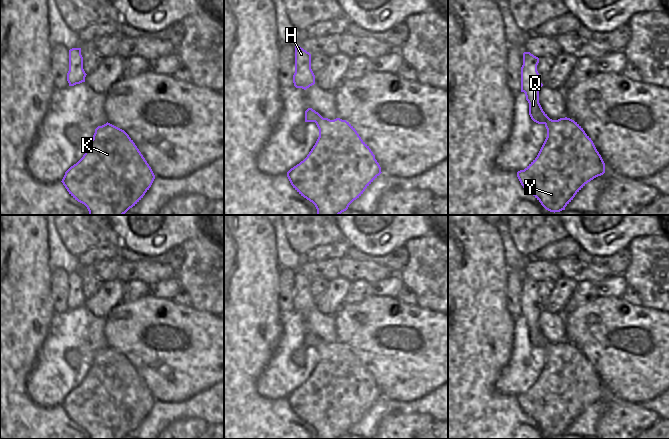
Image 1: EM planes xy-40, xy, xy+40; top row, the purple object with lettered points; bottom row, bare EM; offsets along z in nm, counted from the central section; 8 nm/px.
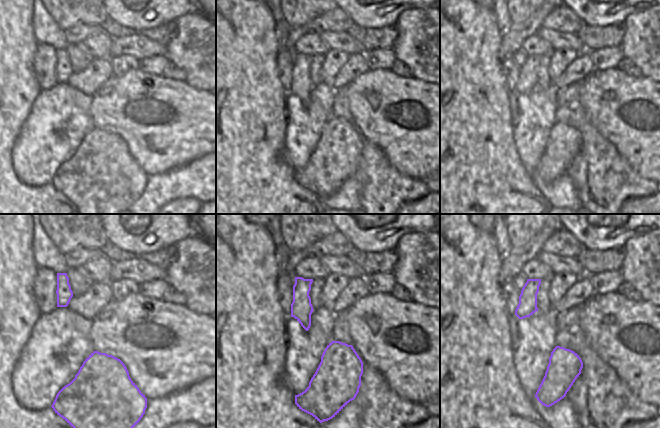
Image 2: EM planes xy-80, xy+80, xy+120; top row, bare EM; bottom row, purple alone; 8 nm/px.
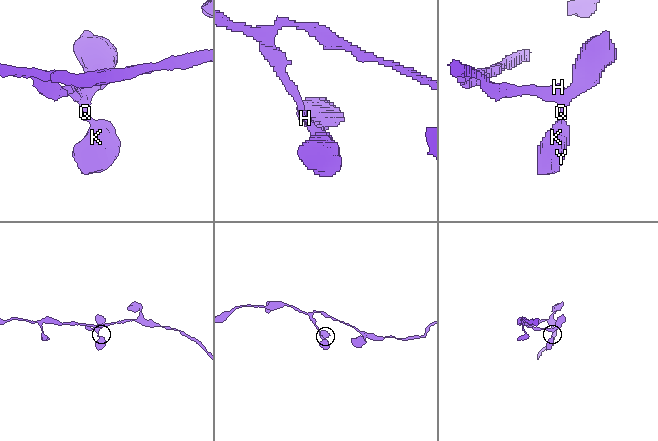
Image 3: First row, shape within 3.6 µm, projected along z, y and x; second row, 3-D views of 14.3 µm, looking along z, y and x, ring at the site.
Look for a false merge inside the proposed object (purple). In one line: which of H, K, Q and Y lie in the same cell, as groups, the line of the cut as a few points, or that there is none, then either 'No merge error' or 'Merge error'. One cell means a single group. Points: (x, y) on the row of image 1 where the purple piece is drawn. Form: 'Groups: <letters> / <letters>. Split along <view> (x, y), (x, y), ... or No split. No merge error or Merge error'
Groups: H K Q Y. No split. No merge error

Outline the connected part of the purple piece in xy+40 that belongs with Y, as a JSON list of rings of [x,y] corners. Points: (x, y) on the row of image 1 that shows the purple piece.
[[[523,53],[521,92],[529,103],[531,119],[544,124],[547,137],[537,157],[517,177],[550,212],[560,212],[591,180],[605,173],[605,163],[591,138],[570,118],[550,119],[539,103],[543,84],[539,79],[539,58]]]

